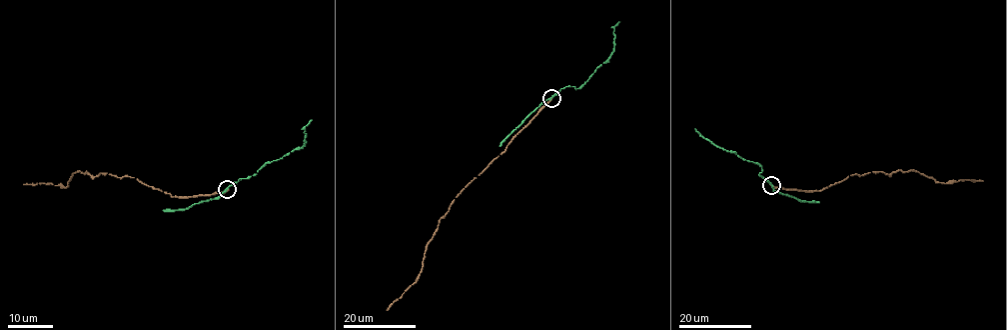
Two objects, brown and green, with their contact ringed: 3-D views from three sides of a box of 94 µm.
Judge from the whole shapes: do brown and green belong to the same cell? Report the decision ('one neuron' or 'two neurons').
two neurons

